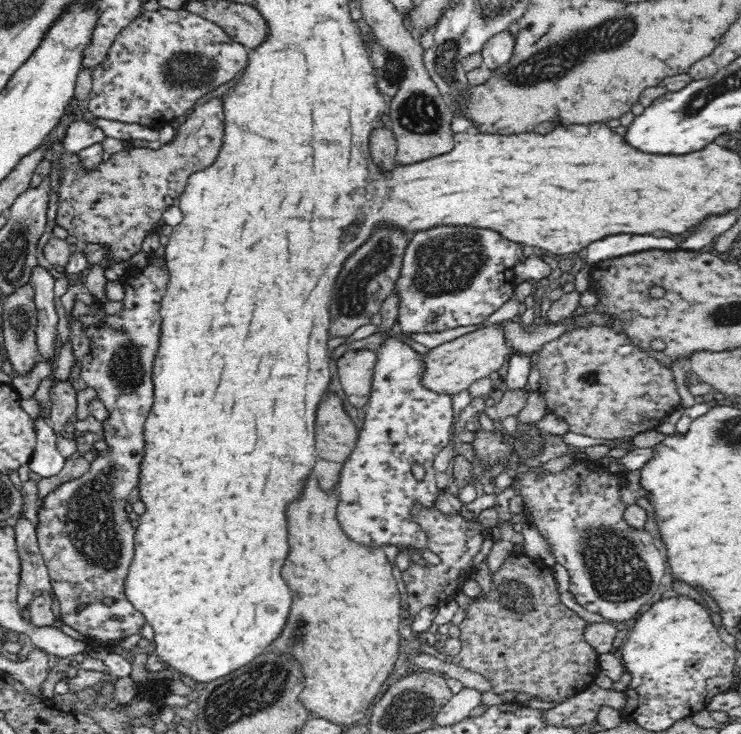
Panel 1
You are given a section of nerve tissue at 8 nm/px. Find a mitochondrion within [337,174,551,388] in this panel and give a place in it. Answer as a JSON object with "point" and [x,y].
{"point":[445,264]}

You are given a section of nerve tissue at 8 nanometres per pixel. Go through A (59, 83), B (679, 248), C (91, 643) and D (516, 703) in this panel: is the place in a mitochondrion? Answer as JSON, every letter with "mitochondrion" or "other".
{"A":"other","B":"other","C":"other","D":"other"}

